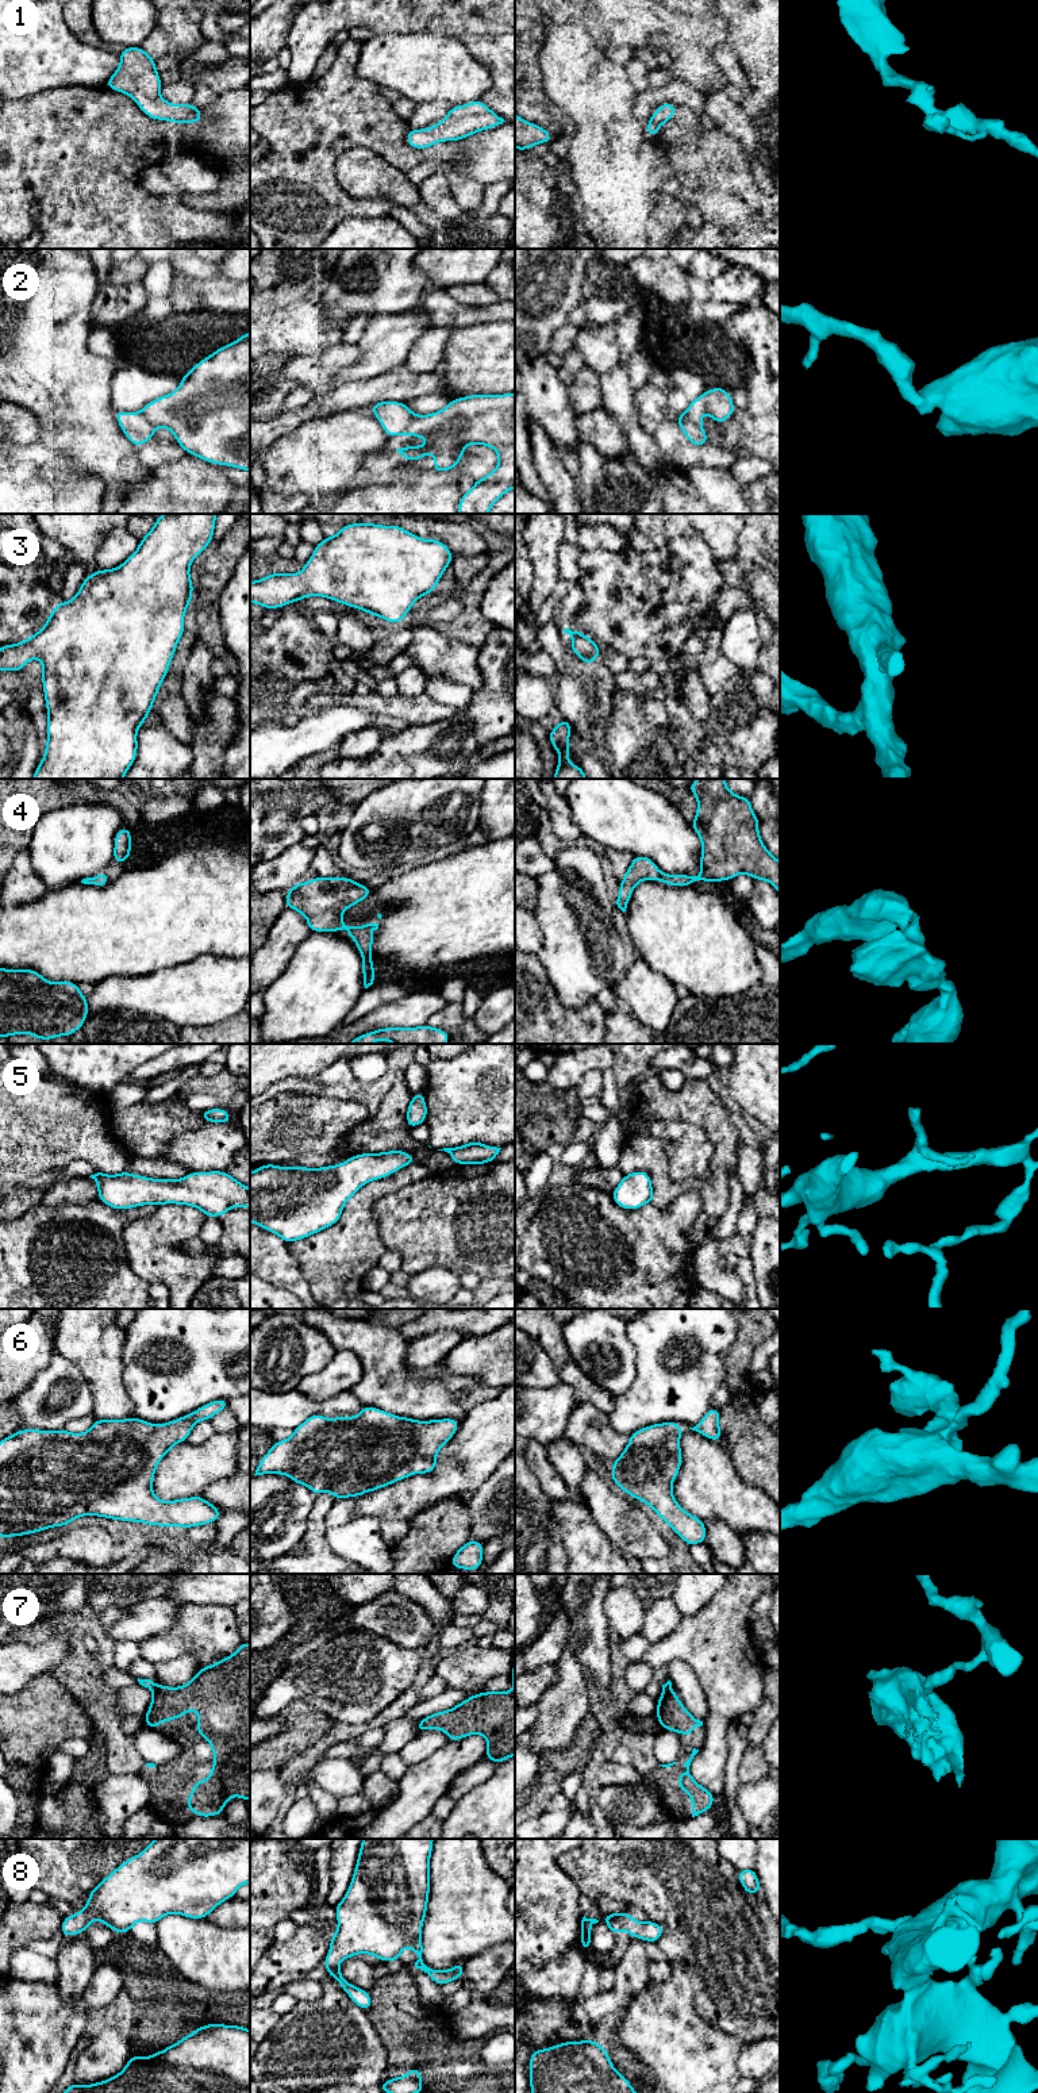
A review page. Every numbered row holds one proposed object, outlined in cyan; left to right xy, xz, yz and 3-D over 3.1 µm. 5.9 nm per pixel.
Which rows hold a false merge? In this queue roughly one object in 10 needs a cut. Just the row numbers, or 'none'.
2, 7

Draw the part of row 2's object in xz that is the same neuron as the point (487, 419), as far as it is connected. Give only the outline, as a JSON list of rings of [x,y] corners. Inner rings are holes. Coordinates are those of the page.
[[[515,393],[453,399],[441,411],[415,415],[400,434],[430,441],[424,446],[410,445],[396,452],[404,461],[432,454],[434,472],[457,468],[469,443],[489,446],[499,454],[497,466],[461,496],[458,514],[488,514],[504,494],[515,488]]]

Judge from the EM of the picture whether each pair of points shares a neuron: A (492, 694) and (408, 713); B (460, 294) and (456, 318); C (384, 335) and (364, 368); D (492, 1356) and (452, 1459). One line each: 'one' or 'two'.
A: two
B: two
C: one
D: two

